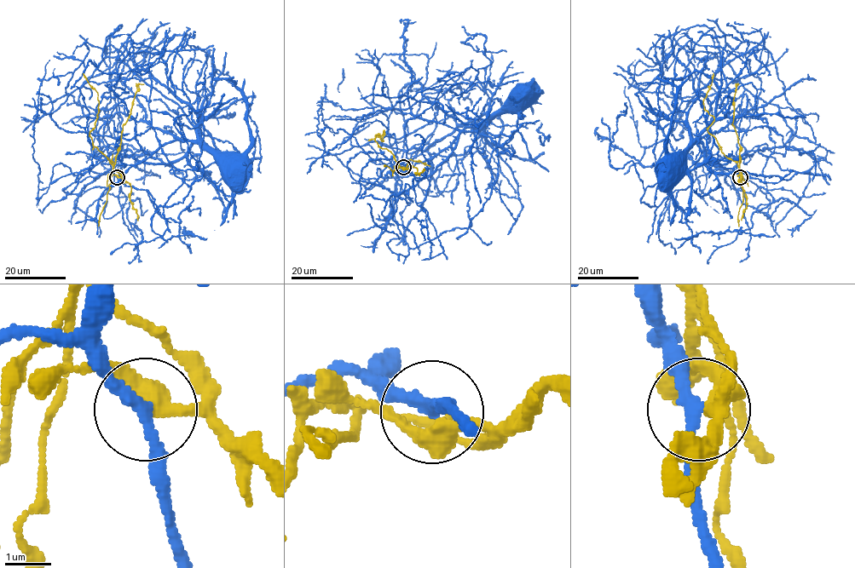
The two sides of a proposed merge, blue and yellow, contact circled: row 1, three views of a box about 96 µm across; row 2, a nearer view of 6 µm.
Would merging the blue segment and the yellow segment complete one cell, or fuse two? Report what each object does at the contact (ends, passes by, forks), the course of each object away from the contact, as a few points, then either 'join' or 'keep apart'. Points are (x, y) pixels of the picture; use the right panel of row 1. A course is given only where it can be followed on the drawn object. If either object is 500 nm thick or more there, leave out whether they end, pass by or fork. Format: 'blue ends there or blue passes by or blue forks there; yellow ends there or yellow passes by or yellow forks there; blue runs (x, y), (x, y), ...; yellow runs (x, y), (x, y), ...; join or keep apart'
blue passes by; yellow passes by; blue runs (739, 177), (736, 143), (744, 88), (737, 81), (724, 77), (729, 88), (727, 103), (666, 180); yellow runs (740, 177), (737, 163), (725, 154), (708, 132), (714, 117), (704, 109), (703, 100), (713, 73); keep apart

